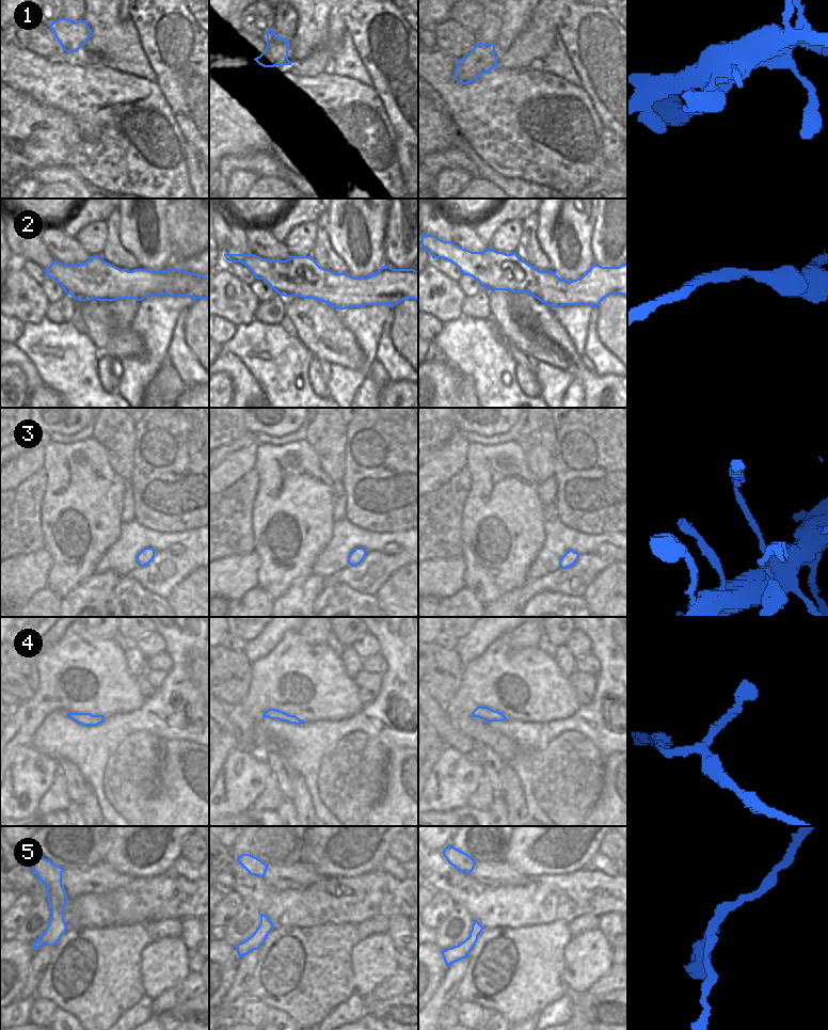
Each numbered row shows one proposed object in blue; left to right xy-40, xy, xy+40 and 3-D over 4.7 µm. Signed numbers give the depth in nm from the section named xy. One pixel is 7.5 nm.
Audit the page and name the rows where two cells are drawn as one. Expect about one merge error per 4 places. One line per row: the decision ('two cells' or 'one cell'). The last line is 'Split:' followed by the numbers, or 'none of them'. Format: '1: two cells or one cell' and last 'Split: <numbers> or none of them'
1: one cell
2: one cell
3: two cells
4: one cell
5: one cell
Split: 3

